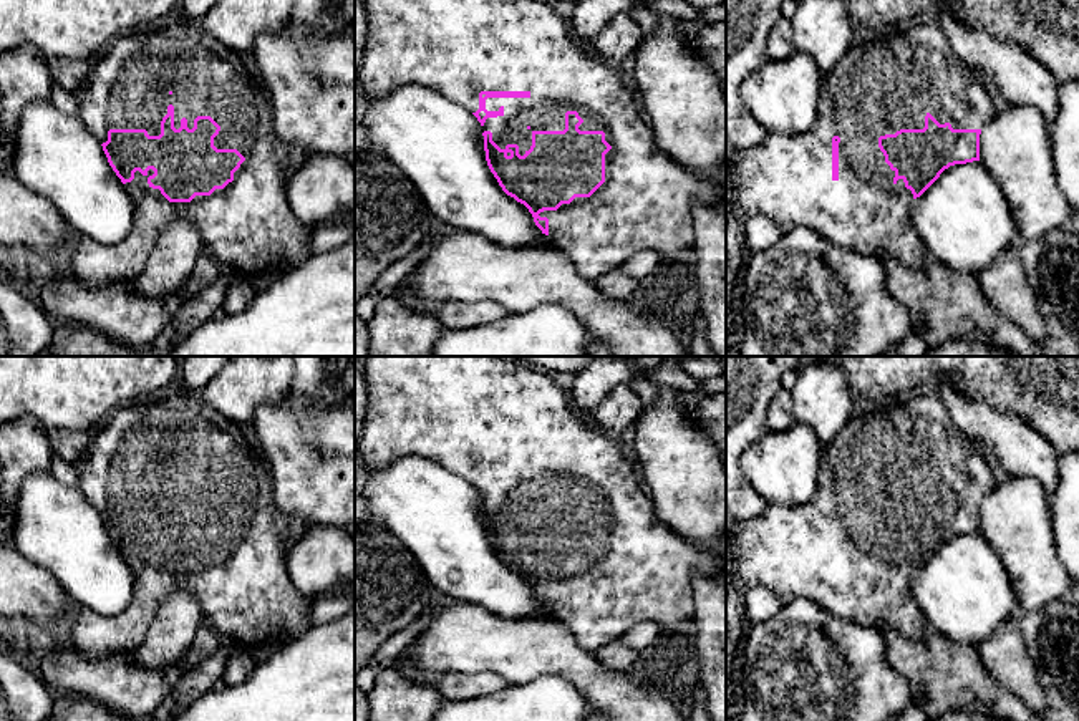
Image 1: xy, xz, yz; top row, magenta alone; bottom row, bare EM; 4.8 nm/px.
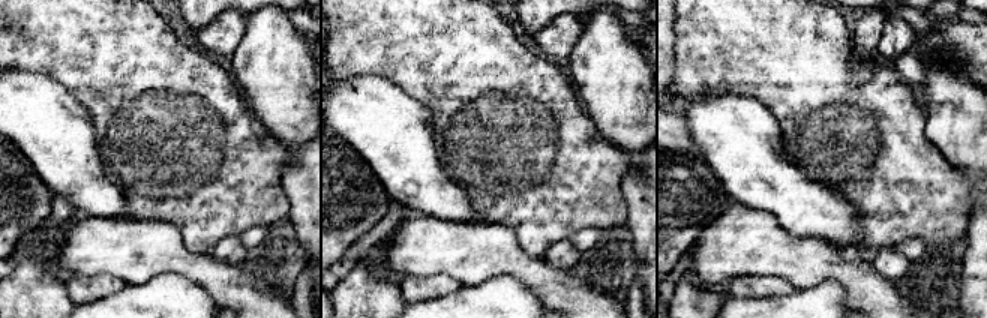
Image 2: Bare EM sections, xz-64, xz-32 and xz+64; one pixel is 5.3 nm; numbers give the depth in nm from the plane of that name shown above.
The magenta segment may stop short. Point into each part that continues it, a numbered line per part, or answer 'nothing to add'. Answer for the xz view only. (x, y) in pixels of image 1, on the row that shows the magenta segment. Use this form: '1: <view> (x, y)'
1: xz (458, 48)

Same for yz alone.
1: yz (887, 83)

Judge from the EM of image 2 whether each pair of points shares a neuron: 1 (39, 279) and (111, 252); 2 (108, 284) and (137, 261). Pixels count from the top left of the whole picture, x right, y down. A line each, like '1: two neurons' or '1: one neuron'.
1: two neurons
2: two neurons

